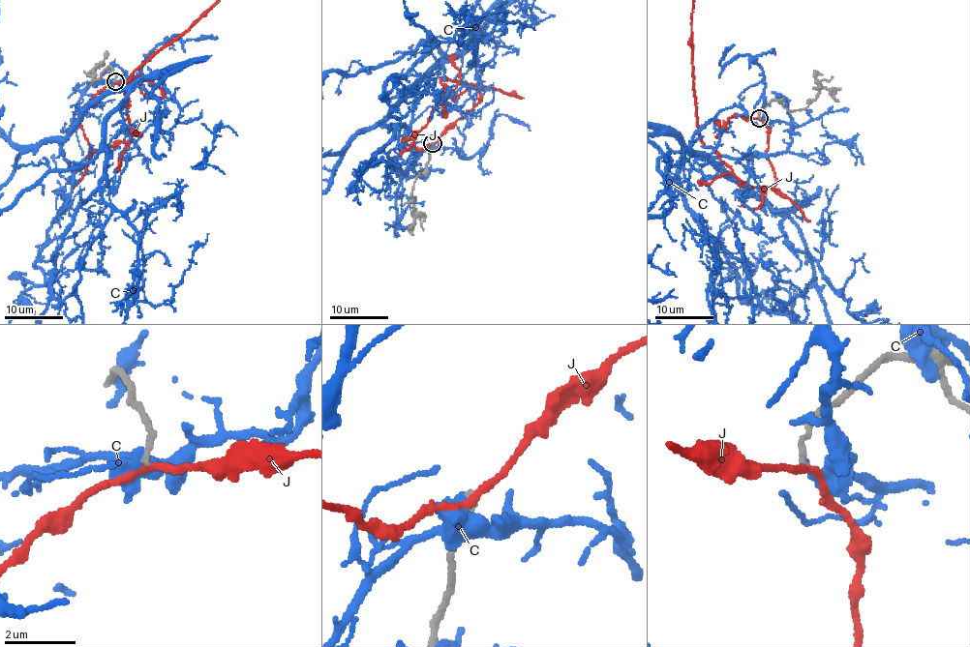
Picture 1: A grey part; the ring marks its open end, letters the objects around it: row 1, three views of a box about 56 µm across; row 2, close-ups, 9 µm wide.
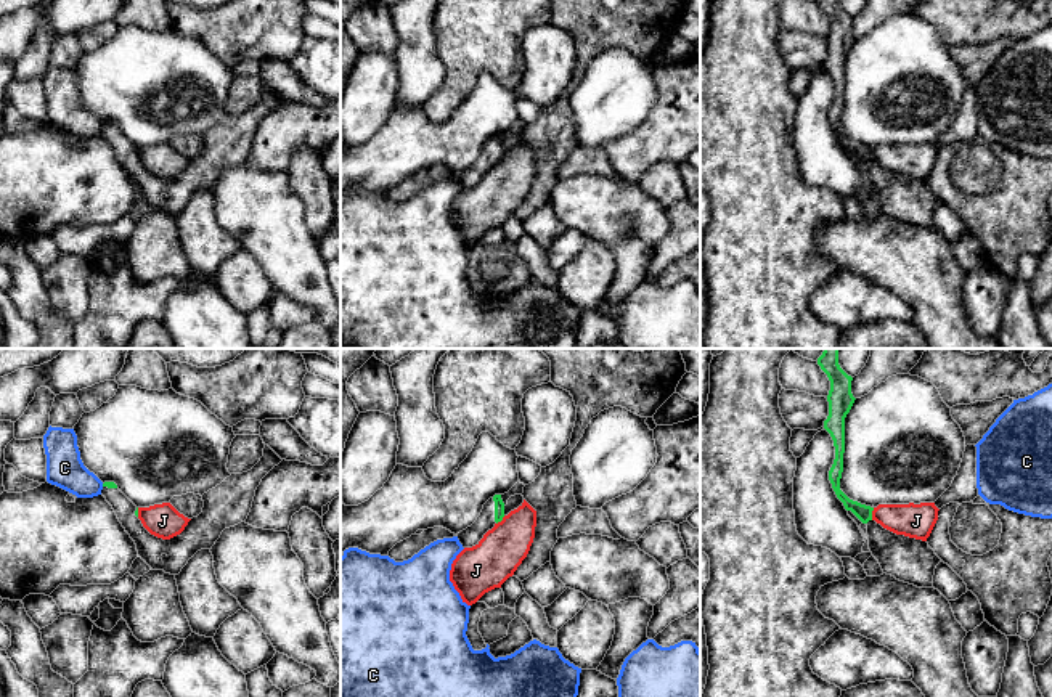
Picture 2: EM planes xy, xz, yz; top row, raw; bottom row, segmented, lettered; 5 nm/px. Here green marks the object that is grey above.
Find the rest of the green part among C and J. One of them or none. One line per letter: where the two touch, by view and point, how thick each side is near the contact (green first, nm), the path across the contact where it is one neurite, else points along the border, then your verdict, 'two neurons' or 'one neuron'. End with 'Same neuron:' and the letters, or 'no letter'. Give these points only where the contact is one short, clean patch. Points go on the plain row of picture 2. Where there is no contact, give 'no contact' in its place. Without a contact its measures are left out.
C: no contact | two neurons
J: yz (871, 154) | 80/180 nm | along yz (874, 148), (871, 159) | two neurons
Same neuron: no letter

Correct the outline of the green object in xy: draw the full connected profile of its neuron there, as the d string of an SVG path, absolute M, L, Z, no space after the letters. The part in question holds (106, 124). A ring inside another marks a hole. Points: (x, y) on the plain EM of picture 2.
M268 87L260 101L247 112L231 114L220 125L202 135L204 148L185 170L162 180L151 175L138 159L138 148L117 128L104 122L101 135L112 146L119 162L137 185L138 196L153 209L178 215L201 190L212 190L225 169L244 162L251 153L255 130L262 119L283 100Z

